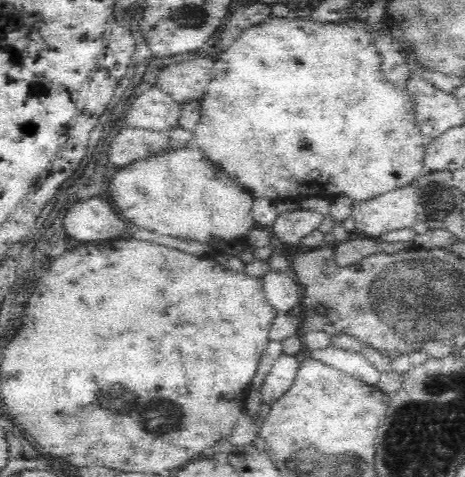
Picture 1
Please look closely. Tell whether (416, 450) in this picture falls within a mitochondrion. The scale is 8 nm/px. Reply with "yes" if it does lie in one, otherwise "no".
yes

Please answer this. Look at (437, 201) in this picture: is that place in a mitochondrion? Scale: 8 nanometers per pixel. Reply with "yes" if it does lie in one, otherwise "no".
yes

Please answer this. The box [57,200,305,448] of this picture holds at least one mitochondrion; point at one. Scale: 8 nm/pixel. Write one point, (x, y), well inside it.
(117, 400)

